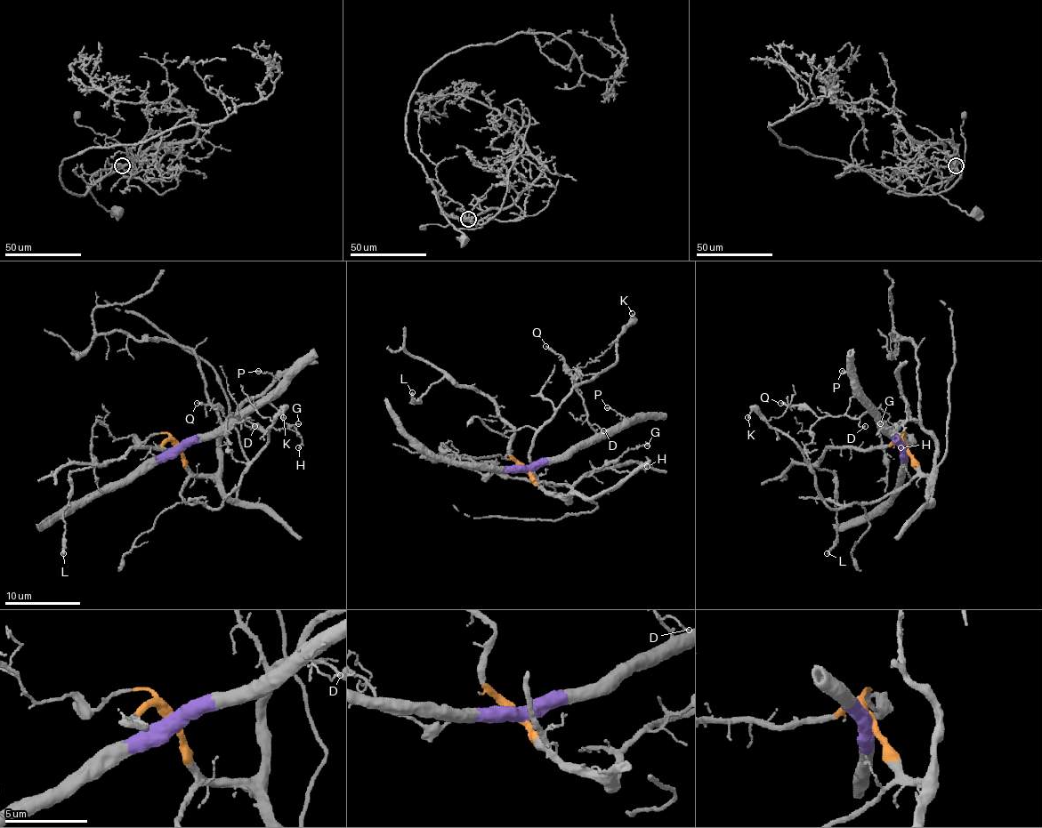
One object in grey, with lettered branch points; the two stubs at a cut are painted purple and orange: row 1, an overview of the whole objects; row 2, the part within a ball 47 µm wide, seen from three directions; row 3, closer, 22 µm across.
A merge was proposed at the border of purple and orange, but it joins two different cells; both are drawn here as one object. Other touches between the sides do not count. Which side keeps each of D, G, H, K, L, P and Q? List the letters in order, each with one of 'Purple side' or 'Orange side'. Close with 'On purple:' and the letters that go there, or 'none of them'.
D: Purple side
G: Orange side
H: Orange side
K: Orange side
L: Orange side
P: Purple side
Q: Purple side
On purple: D, P, Q

